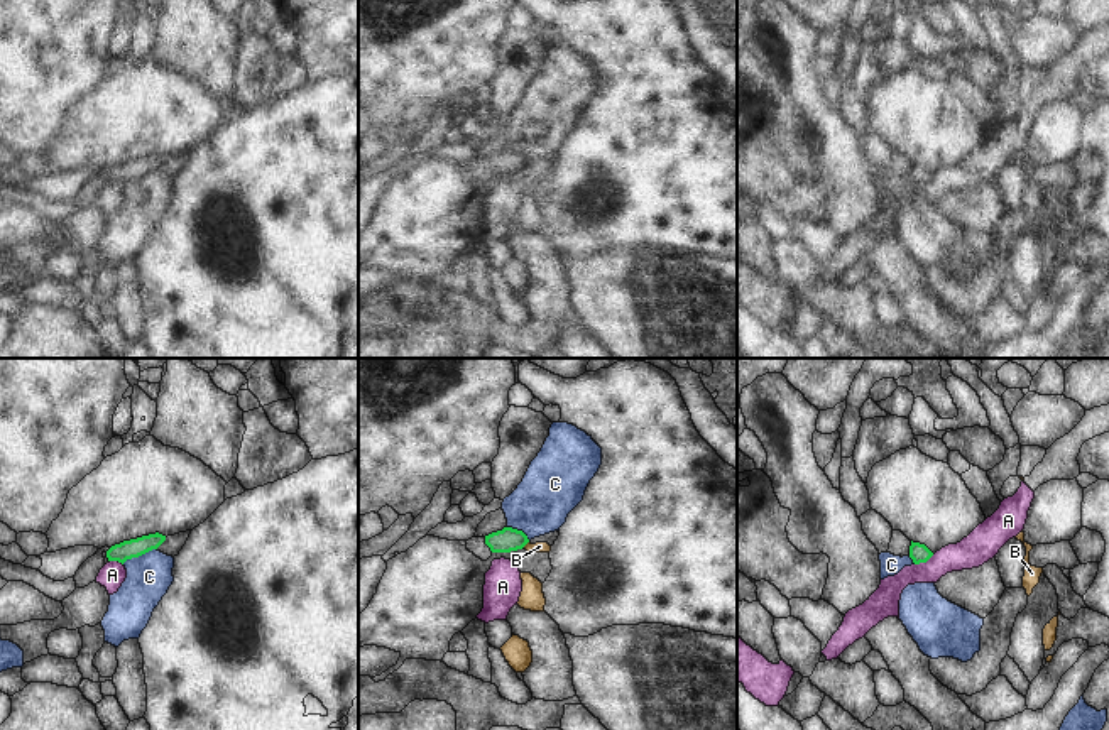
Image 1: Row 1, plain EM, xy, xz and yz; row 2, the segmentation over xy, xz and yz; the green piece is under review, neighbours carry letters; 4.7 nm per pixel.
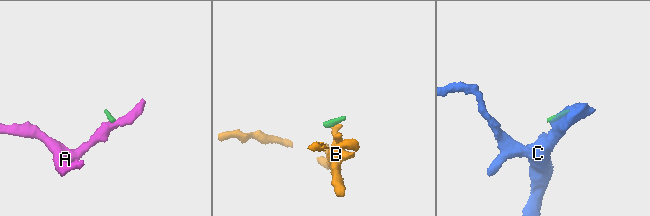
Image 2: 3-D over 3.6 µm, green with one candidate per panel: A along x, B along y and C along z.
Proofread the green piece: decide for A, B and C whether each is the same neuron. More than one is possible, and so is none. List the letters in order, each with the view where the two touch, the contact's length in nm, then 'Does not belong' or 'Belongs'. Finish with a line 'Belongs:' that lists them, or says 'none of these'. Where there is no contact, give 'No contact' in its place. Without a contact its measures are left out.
A: Touches green in yz. Shared border 110 nm. Does not belong
B: Touches green in xz. Shared border 40 nm. Does not belong
C: Touches green in xy. Shared border 180 nm. Does not belong
Belongs: none of these.

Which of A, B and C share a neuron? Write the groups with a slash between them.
A / B / C

